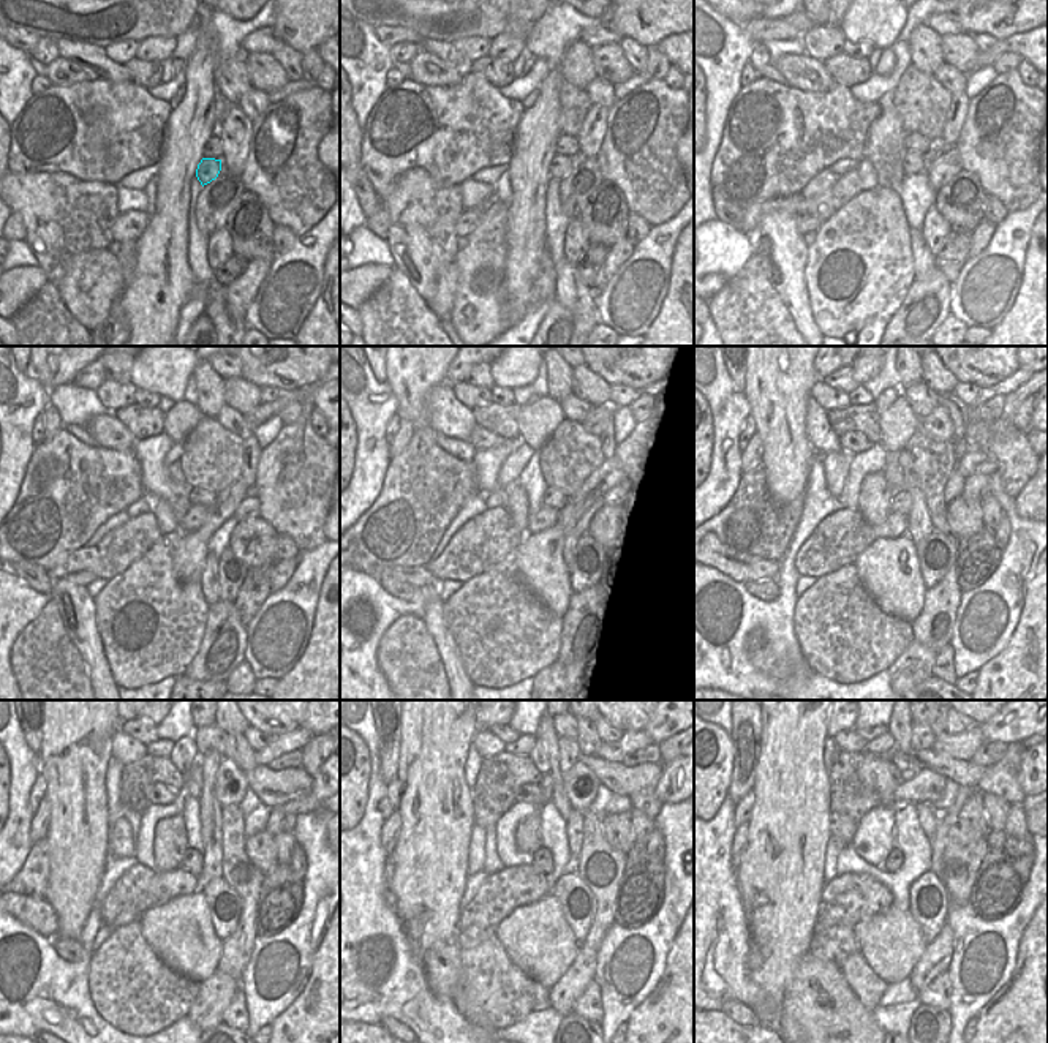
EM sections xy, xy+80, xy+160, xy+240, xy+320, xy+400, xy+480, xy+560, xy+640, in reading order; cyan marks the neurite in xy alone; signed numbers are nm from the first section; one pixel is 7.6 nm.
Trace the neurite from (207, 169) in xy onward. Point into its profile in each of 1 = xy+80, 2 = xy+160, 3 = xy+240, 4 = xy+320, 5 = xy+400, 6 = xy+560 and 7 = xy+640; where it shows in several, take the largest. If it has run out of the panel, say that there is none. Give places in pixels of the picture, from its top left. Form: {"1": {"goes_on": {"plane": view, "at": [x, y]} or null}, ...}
{"1": {"goes_on": {"plane": "xy+80", "at": [561, 166]}}, "2": {"goes_on": {"plane": "xy+160", "at": [912, 163]}}, "3": {"goes_on": {"plane": "xy+240", "at": [195, 517]}}, "4": {"goes_on": {"plane": "xy+320", "at": [546, 517]}}, "5": {"goes_on": {"plane": "xy+400", "at": [895, 525]}}, "6": {"goes_on": {"plane": "xy+560", "at": [478, 923]}}, "7": {"goes_on": {"plane": "xy+640", "at": [840, 911]}}}

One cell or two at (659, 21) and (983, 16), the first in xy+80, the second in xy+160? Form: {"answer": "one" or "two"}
{"answer": "one"}

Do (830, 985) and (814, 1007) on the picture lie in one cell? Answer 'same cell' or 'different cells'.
same cell

